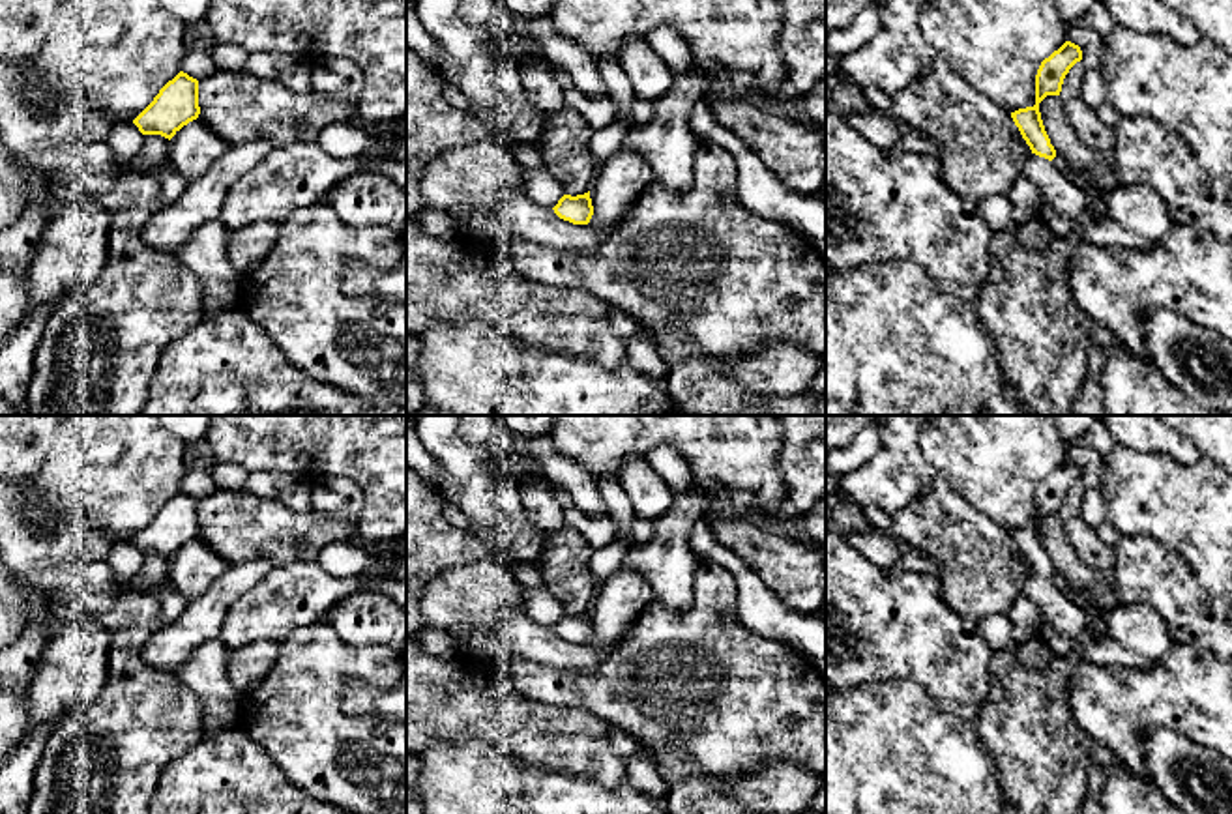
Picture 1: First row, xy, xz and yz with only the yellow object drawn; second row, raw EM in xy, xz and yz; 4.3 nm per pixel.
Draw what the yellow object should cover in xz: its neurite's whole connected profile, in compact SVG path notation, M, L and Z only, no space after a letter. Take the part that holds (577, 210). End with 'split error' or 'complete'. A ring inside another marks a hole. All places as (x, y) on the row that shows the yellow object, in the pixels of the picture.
M590 191L577 196L564 195L552 210L564 221L588 225L594 215Z; complete

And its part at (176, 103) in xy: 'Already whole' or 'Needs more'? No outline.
Already whole

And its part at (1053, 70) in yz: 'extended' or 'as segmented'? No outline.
extended

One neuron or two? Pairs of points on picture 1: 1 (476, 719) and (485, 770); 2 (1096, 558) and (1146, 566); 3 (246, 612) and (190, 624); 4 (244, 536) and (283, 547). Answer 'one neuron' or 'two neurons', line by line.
1: two neurons
2: two neurons
3: two neurons
4: one neuron

